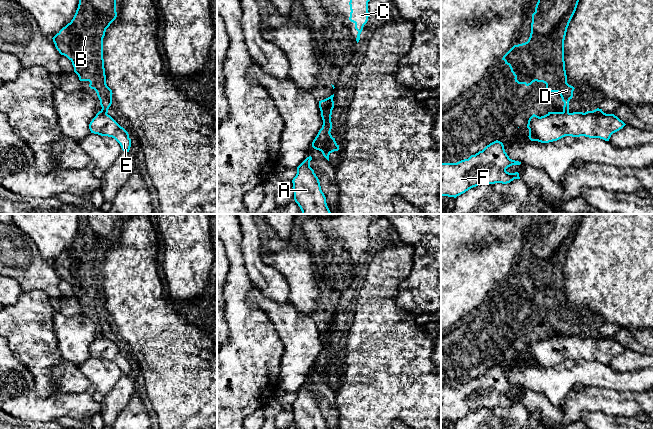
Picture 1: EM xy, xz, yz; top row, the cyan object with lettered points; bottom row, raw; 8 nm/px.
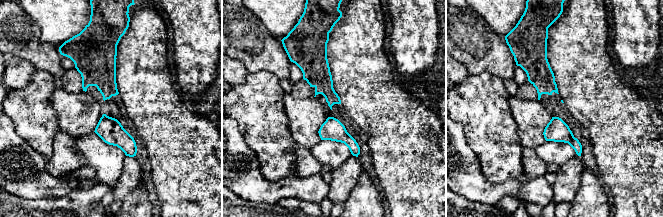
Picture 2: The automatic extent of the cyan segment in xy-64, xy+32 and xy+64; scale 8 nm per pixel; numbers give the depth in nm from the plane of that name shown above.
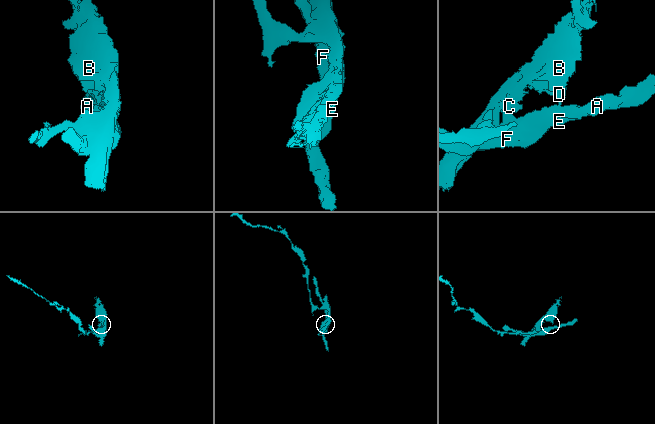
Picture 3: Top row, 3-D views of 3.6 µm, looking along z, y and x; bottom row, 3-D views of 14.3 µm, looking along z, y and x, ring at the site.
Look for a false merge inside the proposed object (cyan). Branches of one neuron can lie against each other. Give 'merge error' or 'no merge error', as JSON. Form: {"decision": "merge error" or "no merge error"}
{"decision": "merge error"}

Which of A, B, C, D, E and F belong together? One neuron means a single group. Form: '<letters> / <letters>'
A E F / B C D

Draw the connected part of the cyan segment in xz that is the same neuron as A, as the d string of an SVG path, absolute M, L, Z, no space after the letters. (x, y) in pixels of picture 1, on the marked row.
M307 157L298 167L293 178L294 200L302 214L331 214L320 182L310 167L312 157Z

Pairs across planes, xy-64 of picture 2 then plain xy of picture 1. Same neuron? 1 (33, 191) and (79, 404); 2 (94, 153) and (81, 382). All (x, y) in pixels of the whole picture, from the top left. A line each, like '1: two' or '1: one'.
1: one
2: two

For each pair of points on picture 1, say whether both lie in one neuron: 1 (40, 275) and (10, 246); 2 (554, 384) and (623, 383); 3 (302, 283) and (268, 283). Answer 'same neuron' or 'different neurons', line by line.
1: same neuron
2: same neuron
3: different neurons

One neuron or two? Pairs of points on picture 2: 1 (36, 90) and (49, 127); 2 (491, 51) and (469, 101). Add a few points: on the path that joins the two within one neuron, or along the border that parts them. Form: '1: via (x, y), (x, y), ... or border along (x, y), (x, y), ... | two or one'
1: via (36, 99), (36, 114), (40, 118) | one
2: border along (470, 74), (490, 72), (503, 80) | two

